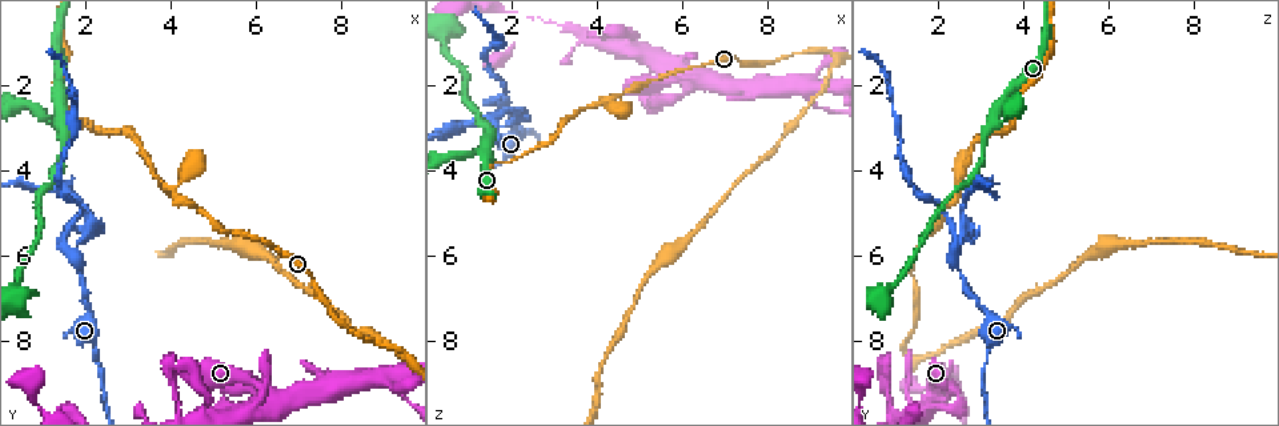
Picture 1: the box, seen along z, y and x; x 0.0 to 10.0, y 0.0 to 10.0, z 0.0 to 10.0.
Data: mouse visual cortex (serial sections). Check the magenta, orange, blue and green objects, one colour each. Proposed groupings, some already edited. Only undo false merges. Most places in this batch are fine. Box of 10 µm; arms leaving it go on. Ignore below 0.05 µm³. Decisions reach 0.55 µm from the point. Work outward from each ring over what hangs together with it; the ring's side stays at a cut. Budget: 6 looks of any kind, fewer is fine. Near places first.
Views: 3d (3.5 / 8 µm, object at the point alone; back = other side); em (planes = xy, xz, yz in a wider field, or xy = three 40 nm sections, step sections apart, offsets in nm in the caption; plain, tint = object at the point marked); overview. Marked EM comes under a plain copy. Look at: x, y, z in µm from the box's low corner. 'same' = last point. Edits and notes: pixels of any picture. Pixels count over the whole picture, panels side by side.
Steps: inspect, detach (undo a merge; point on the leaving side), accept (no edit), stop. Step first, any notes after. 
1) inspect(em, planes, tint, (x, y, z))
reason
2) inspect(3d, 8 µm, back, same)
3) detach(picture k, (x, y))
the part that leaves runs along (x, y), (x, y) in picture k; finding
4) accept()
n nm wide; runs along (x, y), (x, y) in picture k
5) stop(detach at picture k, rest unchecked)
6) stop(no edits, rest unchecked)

inspect(3d, 8 µm, (4.10, 4.60, 2.40))
two arms in line, one across

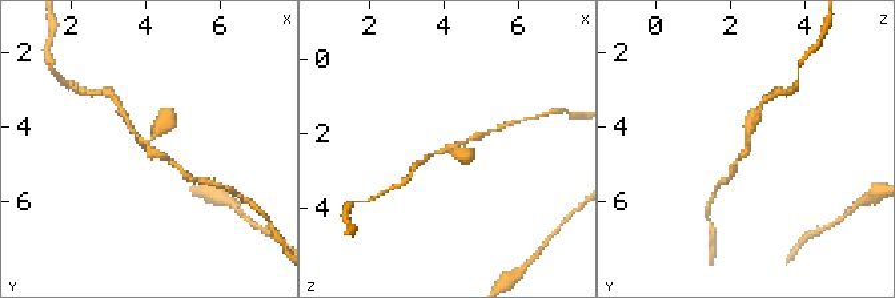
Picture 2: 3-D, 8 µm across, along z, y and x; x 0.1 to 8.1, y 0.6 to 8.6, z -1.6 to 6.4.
inspect(em, xy, step 5, tint, same)
3 arms; arms of 150, 150, 300 nm

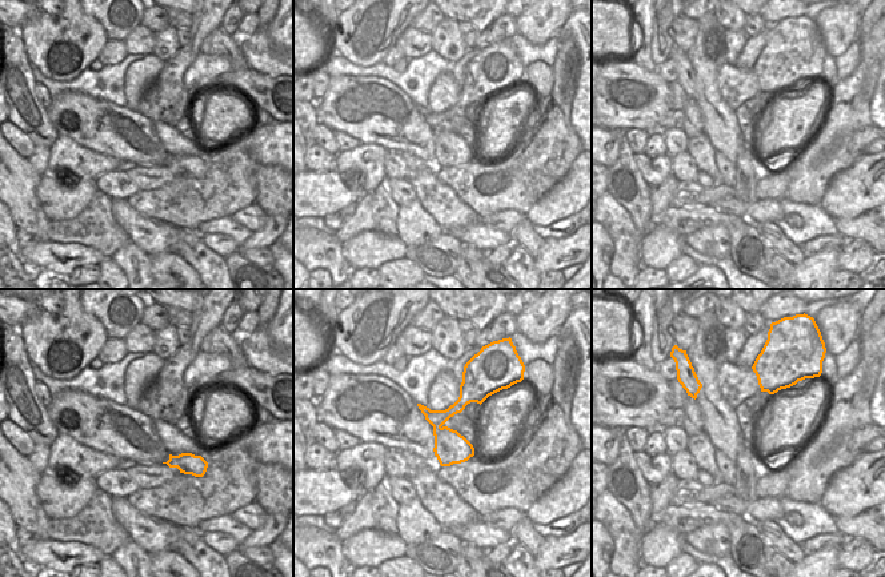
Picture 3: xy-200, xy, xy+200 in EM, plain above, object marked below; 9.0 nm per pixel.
accept()
300 nm wide; runs along (177, 165), (152, 152), (124, 116) in picture 2; continuous, no second cell

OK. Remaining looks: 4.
inspect(3d, 8 µm, (1.50, 2.80, 3.35))
three-way junction

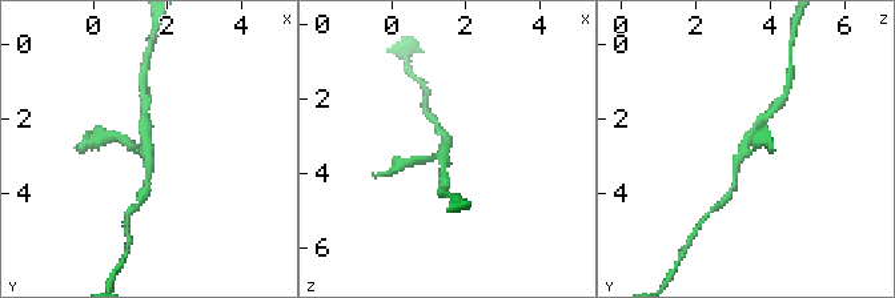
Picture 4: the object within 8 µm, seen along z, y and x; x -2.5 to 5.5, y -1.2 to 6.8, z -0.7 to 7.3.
inspect(3d, 3.5 µm, back, same)
zoom in

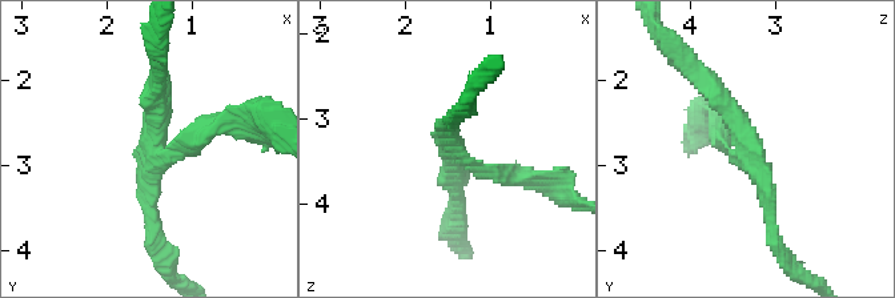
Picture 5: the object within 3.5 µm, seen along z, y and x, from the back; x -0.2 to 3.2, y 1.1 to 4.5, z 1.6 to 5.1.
accept()
one cell here

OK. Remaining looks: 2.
inspect(3d, 3.5 µm, back, (1.85, 4.85, 2.15))
sharp bend

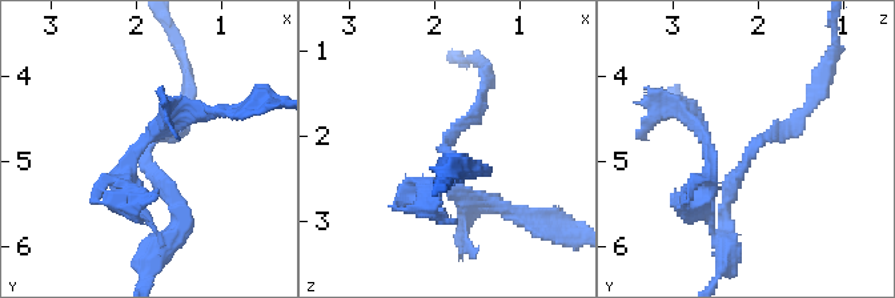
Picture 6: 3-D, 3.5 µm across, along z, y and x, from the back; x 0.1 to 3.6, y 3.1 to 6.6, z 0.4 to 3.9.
inspect(em, xy, step 3, tint, (1.90, 4.90, 2.15))
arms of 150, 150 nm; now the EM

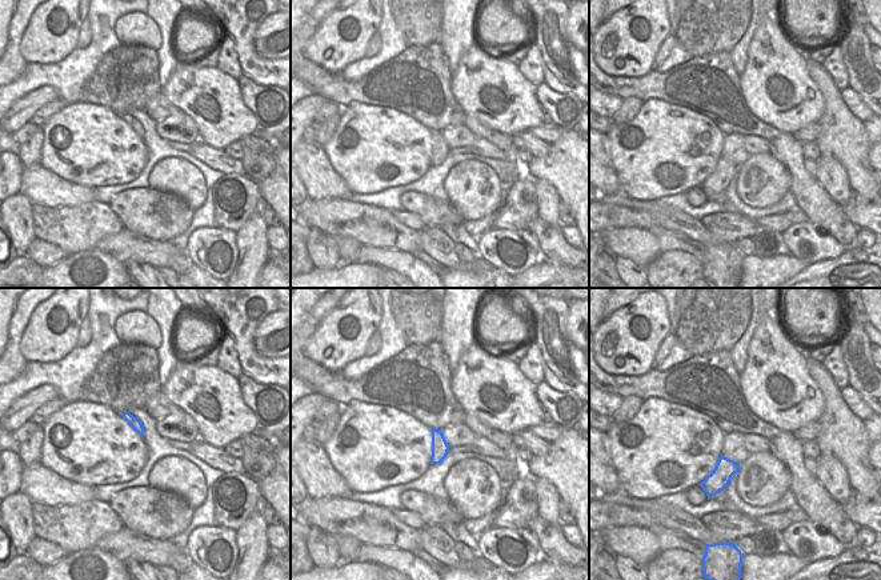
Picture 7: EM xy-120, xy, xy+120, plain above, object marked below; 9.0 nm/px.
accept()
runs along (726, 232), (746, 154), (805, 109) in picture 6; continuous, no second cell

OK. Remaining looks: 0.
stop(no edits, rest unchecked)

